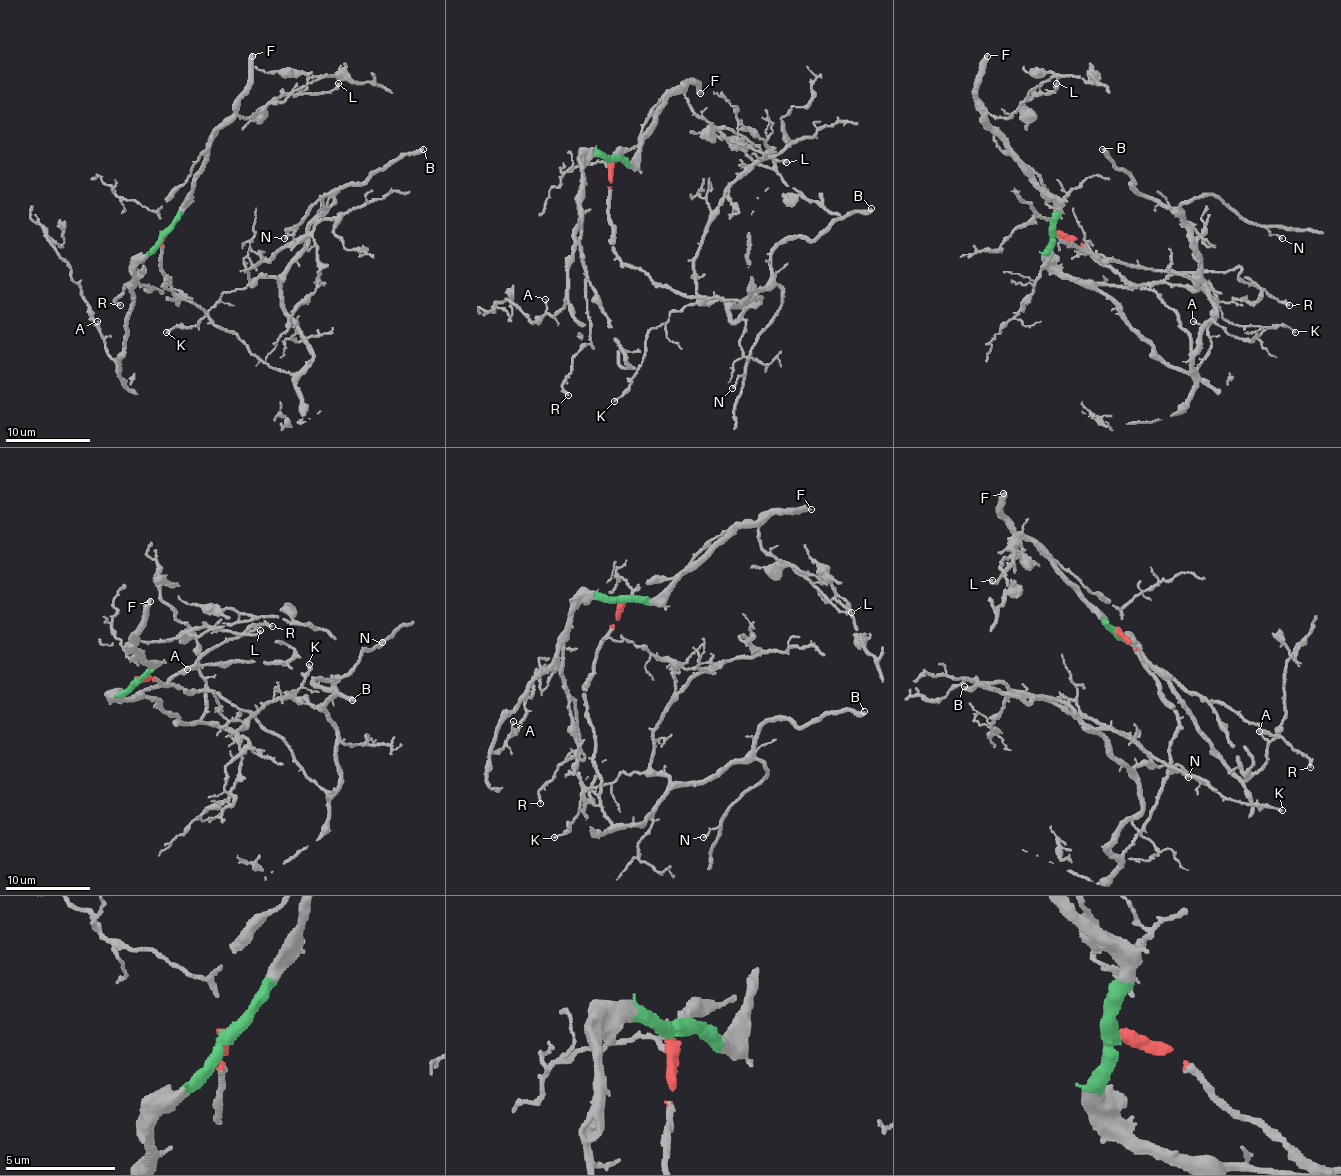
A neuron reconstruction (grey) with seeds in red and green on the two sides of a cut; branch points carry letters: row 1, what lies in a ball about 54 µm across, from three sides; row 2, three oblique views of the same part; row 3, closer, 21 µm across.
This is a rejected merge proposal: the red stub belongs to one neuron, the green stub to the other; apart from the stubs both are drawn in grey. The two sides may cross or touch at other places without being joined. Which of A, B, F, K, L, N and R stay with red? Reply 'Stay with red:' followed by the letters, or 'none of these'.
Stay with red: B, K, N

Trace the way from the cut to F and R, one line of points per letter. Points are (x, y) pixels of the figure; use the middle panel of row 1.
F: (609, 161), (628, 163), (651, 131), (658, 108), (685, 82), (694, 82), (700, 93)
R: (609, 161), (590, 157), (581, 165), (579, 258), (592, 345), (577, 353), (562, 385), (569, 396)

